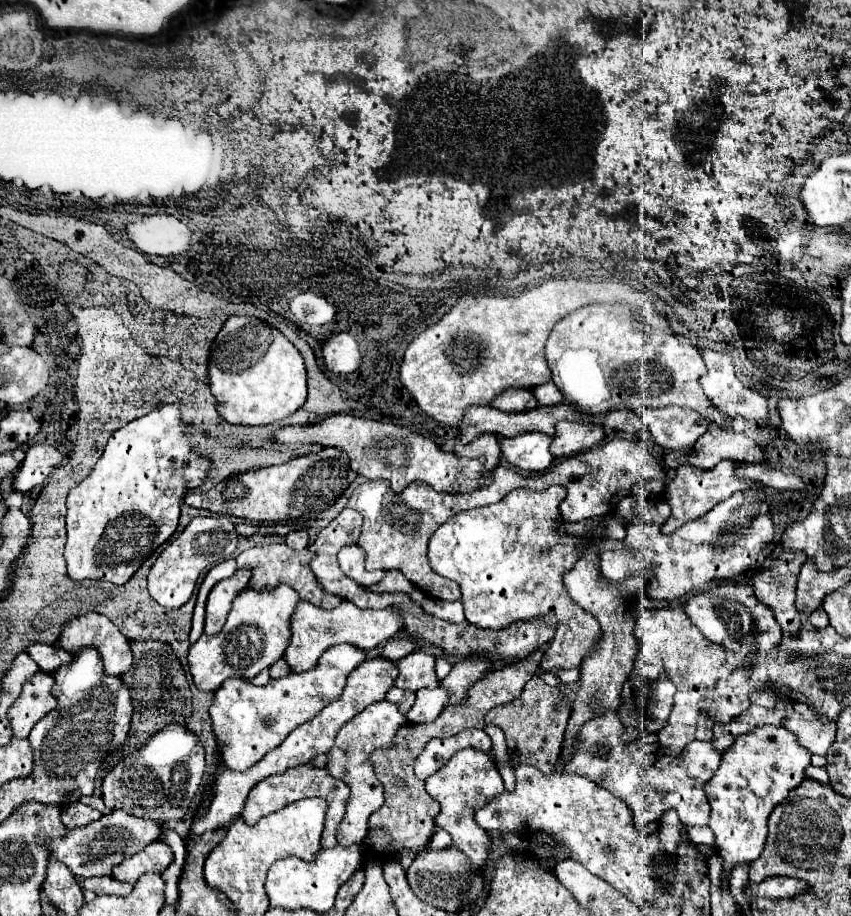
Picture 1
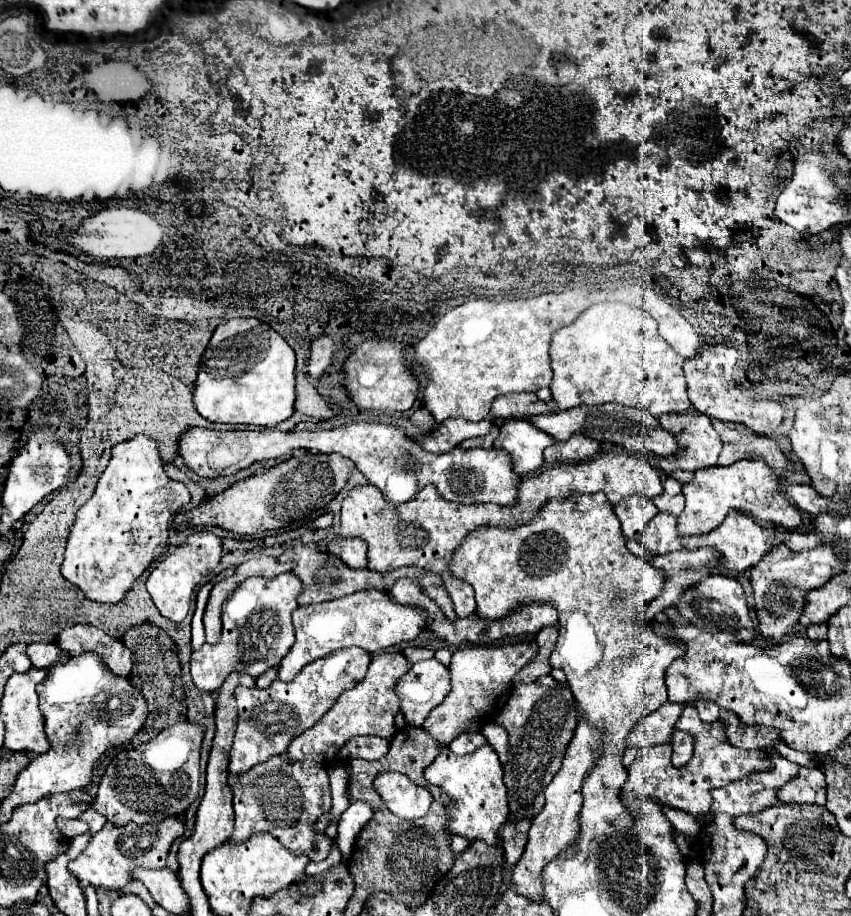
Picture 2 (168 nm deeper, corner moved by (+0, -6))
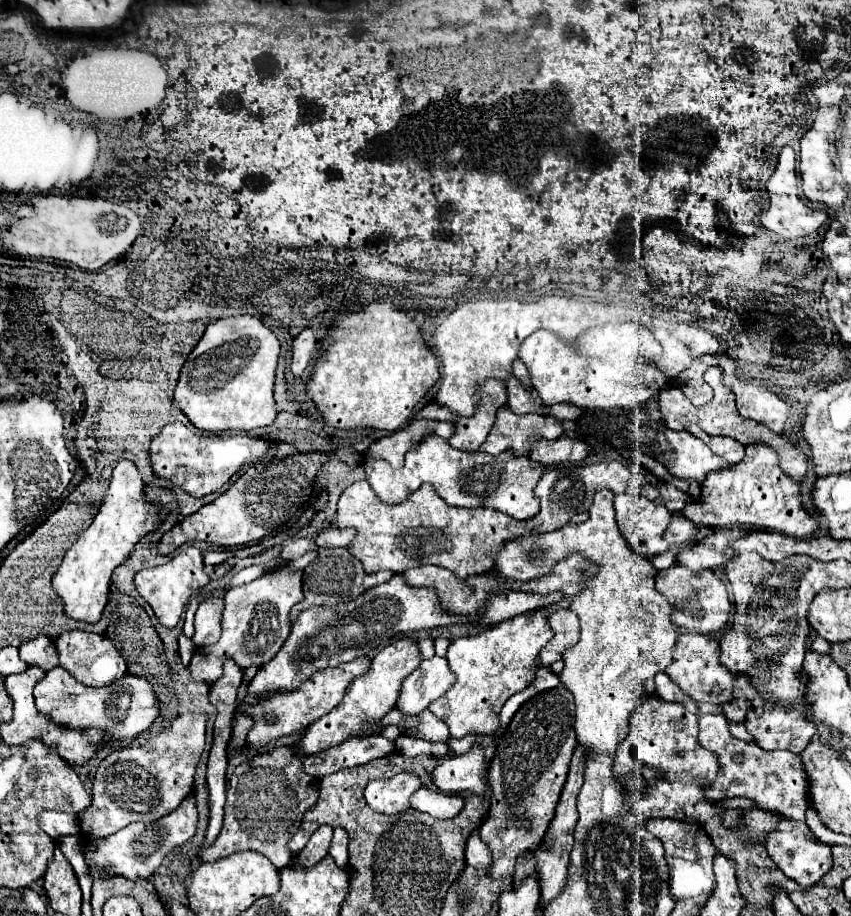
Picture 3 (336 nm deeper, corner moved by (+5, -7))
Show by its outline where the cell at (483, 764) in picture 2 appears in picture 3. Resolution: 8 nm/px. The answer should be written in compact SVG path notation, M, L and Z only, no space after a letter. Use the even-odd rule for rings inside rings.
M473 745L467 753L463 755L453 755L453 757L437 757L439 763L431 773L431 781L441 789L459 789L459 791L469 791L473 795L483 797L487 791L485 783L485 771L489 767L483 747Z

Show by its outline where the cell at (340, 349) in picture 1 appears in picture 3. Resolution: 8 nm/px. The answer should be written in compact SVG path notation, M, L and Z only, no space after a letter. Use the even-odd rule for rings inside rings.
M311 329L301 331L295 339L293 339L293 363L291 363L291 373L293 375L303 375L303 371L307 369L307 365L313 359L313 351L315 351L317 339L315 333Z

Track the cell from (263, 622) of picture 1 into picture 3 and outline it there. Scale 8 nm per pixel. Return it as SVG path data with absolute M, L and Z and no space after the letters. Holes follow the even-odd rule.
M277 571L261 575L259 579L247 585L229 589L223 599L225 599L223 621L221 621L223 633L219 641L205 649L195 649L193 659L189 663L189 671L197 683L213 685L221 677L221 669L227 659L233 659L241 669L247 669L251 665L263 667L277 655L277 651L289 637L291 629L289 611L295 603L303 599L301 571L295 573Z

